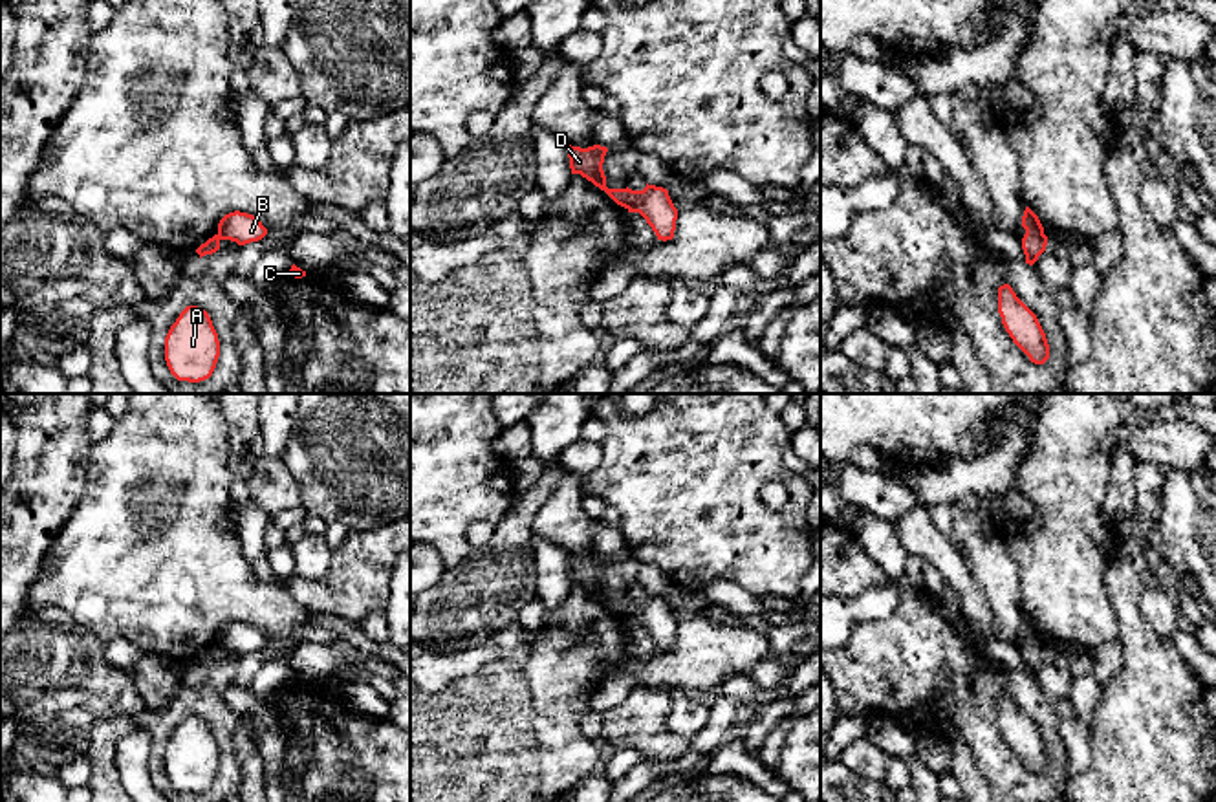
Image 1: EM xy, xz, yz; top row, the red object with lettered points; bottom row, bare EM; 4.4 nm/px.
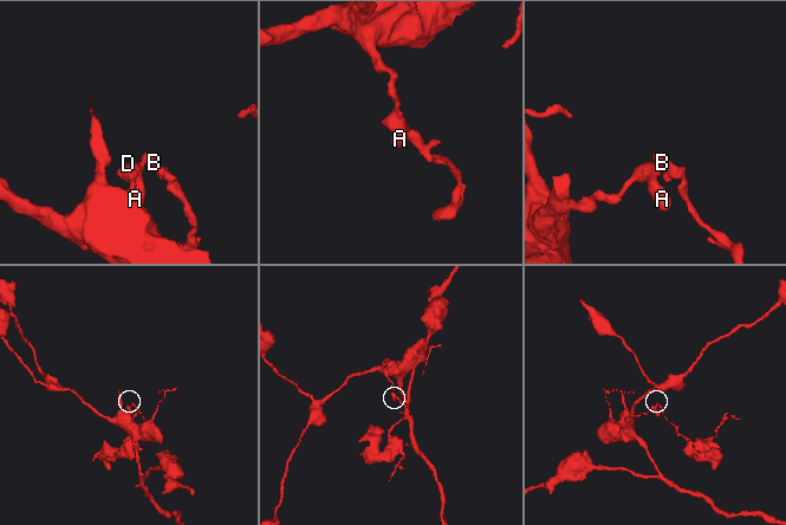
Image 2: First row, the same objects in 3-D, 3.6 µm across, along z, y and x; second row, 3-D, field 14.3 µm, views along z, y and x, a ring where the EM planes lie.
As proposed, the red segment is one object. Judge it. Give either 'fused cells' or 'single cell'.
fused cells

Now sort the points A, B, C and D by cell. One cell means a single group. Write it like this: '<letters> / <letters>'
A D / B C

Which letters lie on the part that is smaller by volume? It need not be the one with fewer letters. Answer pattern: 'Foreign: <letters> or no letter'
Foreign: B, C

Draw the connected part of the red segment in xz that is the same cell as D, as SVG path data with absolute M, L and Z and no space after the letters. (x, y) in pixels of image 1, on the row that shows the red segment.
M568 145L568 157L571 174L581 174L595 187L604 190L617 205L628 209L630 205L630 190L626 189L608 189L606 176L603 170L604 156L608 148L601 145L593 145L588 148Z

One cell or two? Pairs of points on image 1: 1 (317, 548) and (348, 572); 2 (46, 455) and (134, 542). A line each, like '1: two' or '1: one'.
1: two
2: two

